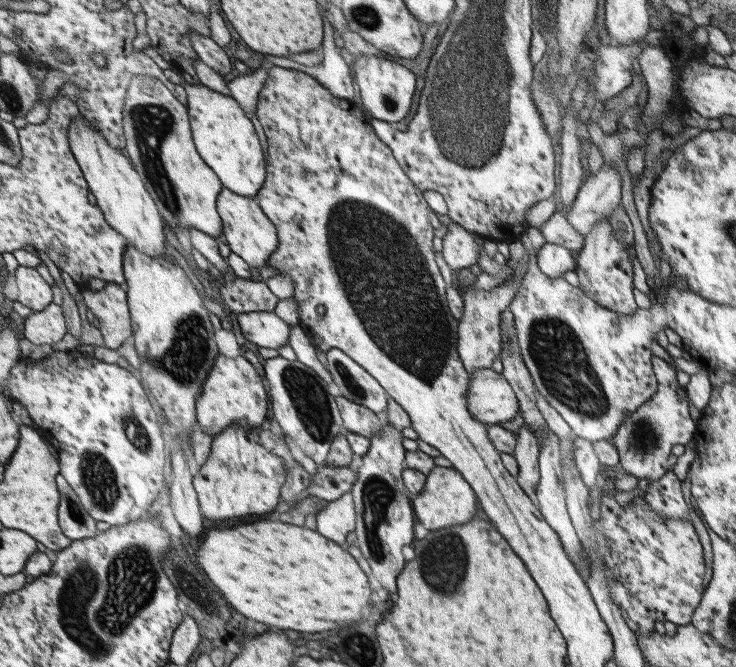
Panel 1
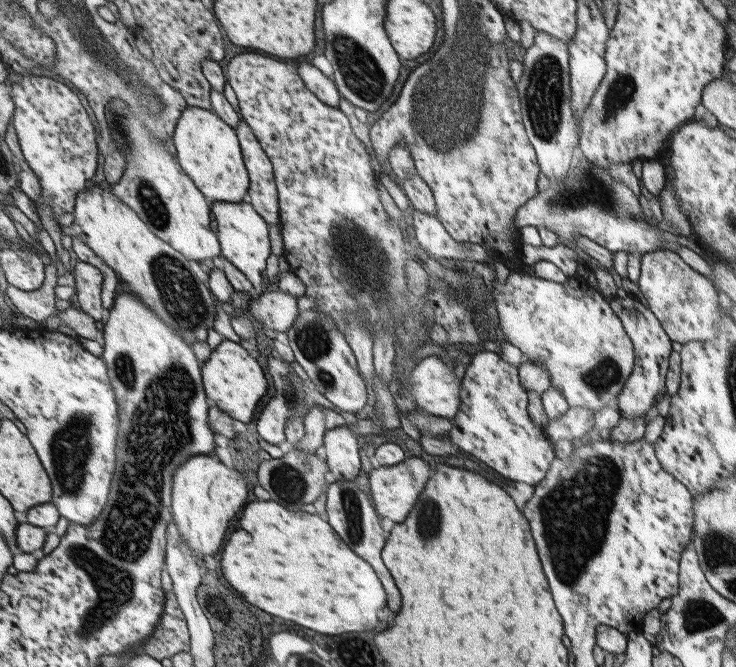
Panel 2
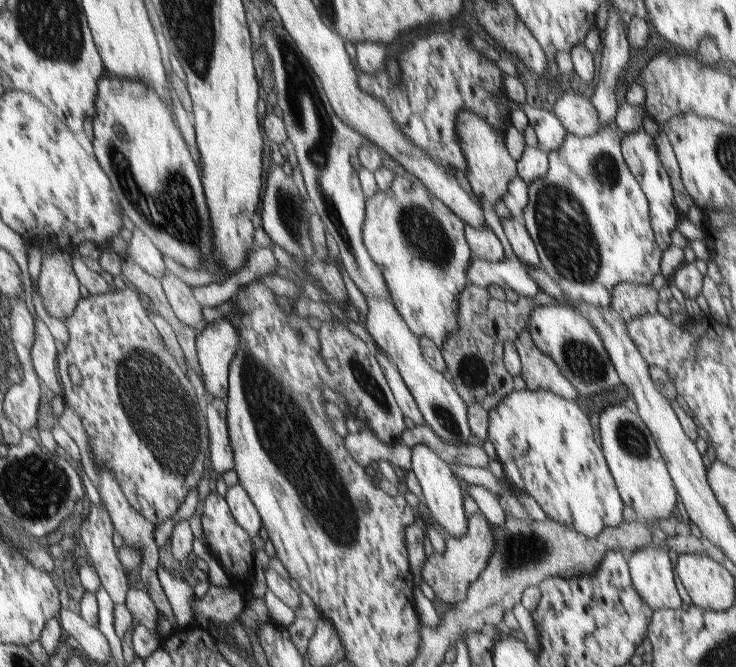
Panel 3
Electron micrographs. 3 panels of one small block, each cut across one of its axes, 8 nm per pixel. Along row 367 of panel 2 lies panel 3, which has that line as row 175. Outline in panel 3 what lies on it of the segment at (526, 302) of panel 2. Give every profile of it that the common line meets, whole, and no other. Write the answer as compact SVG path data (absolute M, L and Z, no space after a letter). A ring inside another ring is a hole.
M613 121L606 125L599 126L599 130L591 136L580 137L574 133L568 133L564 138L562 145L558 149L553 149L547 154L550 158L550 167L547 175L540 179L535 179L527 186L528 201L526 209L523 211L523 218L526 231L534 242L536 251L541 261L541 267L544 271L549 272L549 276L563 288L563 292L568 298L574 302L584 302L598 308L612 309L612 300L615 293L615 288L624 282L635 283L638 285L652 285L652 280L656 280L656 276L662 273L662 262L664 262L664 250L658 247L654 230L652 230L652 222L650 222L650 202L642 190L642 186L638 184L636 176L631 174L622 155L622 138L620 136L619 124Z

